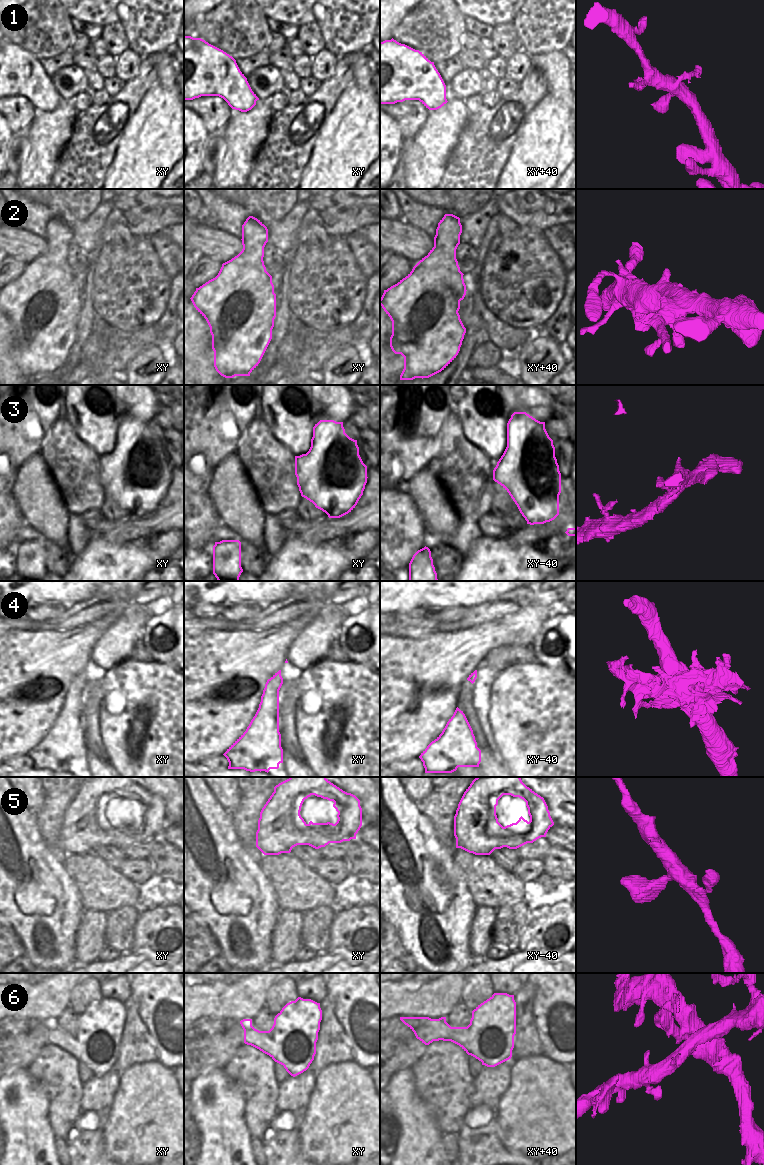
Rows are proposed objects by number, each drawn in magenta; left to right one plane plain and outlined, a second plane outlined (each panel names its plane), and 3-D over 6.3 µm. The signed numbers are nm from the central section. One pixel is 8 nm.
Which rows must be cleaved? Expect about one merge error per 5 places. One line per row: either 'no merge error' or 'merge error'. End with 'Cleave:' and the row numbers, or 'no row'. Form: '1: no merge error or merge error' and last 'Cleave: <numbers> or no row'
1: no merge error
2: no merge error
3: merge error
4: merge error
5: no merge error
6: no merge error
Cleave: 3, 4

